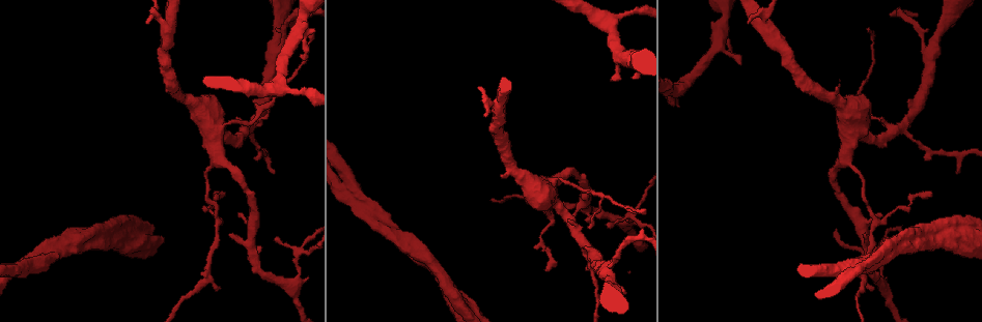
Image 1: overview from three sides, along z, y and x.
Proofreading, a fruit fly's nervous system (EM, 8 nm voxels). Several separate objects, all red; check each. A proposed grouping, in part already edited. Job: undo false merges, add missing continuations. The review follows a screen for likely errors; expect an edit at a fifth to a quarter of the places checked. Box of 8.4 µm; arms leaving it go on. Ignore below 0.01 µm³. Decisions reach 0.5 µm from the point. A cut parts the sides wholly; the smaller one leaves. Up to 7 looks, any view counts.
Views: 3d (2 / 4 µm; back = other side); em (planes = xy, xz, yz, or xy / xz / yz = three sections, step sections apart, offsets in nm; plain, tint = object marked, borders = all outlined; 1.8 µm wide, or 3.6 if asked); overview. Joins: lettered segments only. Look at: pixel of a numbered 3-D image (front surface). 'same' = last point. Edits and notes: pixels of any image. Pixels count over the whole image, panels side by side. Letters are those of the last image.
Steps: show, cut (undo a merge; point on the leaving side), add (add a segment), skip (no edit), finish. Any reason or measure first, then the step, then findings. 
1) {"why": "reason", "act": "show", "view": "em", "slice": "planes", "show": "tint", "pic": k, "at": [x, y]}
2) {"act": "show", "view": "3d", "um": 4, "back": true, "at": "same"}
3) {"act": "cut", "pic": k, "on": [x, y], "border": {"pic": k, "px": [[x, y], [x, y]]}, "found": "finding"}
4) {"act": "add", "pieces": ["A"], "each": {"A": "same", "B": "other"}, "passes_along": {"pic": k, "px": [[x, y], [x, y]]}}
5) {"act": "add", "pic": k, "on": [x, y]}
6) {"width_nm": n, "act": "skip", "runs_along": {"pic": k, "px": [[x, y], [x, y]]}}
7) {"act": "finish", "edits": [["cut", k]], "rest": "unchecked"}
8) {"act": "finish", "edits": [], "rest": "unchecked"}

{"why": "abrupt turn", "act": "show", "view": "3d", "um": 2, "pic": 1, "at": [875, 218]}

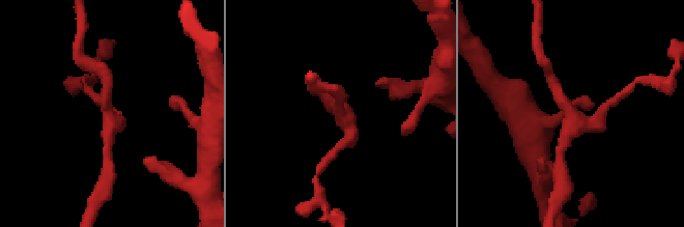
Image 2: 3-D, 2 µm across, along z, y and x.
{"arms": 3, "act": "show", "view": "em", "slice": "xy", "step": 8, "show": "borders", "pic": 2, "at": [340, 112]}

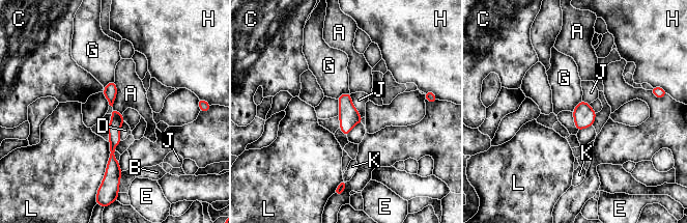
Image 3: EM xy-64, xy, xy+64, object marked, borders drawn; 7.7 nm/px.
{"width_nm": 100, "longest_contact_nm": ["L", 360], "act": "skip", "each": {"A": "other", "B": "other", "C": "other", "D": "other", "E": "other", "G": "other", "H": "other", "J": "other", "K": "other", "L": "other"}, "found": "continuous, no second neuron"}

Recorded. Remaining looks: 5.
{"why": "arms part here", "act": "show", "view": "3d", "um": 4, "pic": 1, "at": [634, 215]}

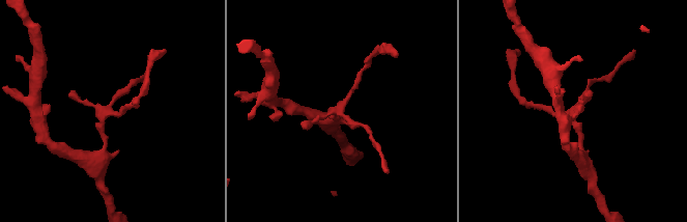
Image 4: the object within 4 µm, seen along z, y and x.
{"why": "now the EM", "act": "show", "view": "em", "slice": "planes", "show": "tint", "pic": 4, "at": [108, 110]}

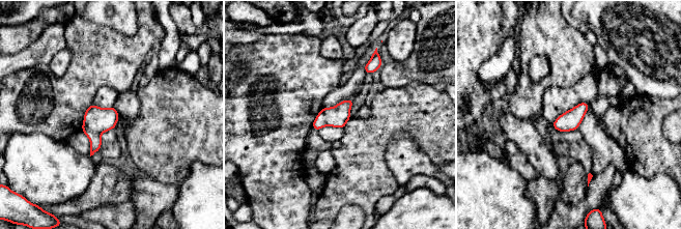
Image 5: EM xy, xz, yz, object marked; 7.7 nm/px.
{"why": "see the neighbours", "act": "show", "view": "em", "slice": "planes", "show": "borders", "at": "same"}

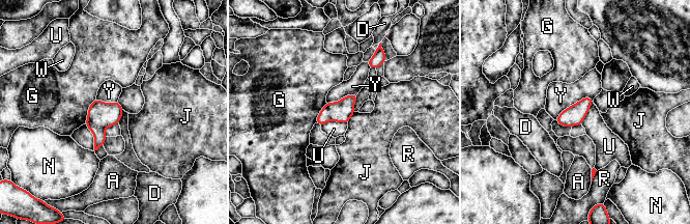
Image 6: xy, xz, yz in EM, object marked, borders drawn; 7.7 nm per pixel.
{"width_nm": 160, "act": "skip", "each": {"A": "other", "D": "other", "G": "other", "J": "other", "N": "other", "R": "other", "U": "other", "W": "other", "Y": "other"}, "border": {"pic": 6, "px": [[593, 99], [582, 98], [554, 119]]}, "found": "all the same neuron"}

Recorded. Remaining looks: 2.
{"why": "arms part here", "act": "show", "view": "em", "slice": "xz", "step": 8, "show": "borders", "pic": 1, "at": [353, 189]}

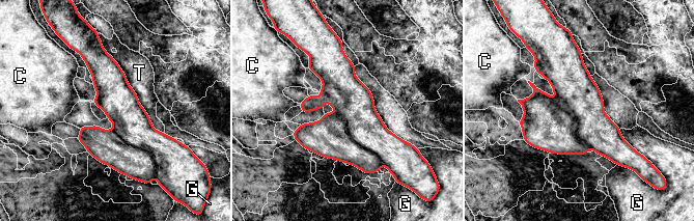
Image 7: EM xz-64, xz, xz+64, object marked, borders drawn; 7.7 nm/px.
{"act": "cut", "pic": 7, "on": [329, 137], "each": {"C": "other", "G": "other", "T": "other"}, "border": {"pic": 7, "px": [[335, 111], [349, 135], [383, 164]]}, "found": "two neurons meet here"}

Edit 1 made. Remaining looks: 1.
{"act": "finish", "edits": [["cut", 7]], "rest": "unchecked"}

